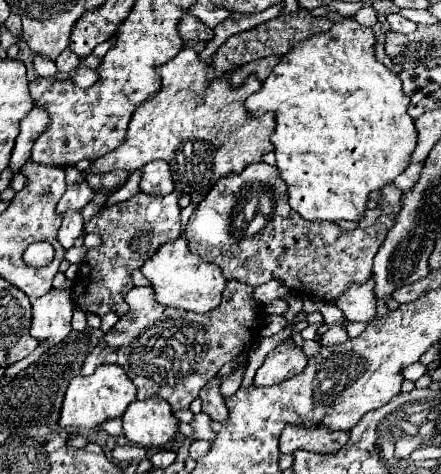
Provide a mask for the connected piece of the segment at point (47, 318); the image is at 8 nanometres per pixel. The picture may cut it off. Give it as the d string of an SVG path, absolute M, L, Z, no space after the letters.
M51 290L33 300L33 324L29 334L47 344L47 350L55 348L71 332L73 300L67 290Z

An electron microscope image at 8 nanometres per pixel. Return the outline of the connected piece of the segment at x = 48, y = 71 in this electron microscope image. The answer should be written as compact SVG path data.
M35 54L35 56L33 56L33 66L35 66L37 74L43 76L43 78L51 78L53 74L57 74L57 66L55 66L55 62L53 62L51 58L47 58L47 56Z

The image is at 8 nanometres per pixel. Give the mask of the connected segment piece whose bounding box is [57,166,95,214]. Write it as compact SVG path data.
M69 166L69 168L65 168L65 172L67 172L67 178L65 178L67 190L61 196L61 200L57 202L57 212L59 214L63 214L67 210L73 210L73 208L81 210L95 196L93 188L89 188L89 184L85 184L85 180L83 180L85 176L83 176L81 170L77 170L75 166Z

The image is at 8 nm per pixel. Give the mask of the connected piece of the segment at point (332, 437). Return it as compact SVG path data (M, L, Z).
M291 426L283 430L279 450L293 454L295 450L307 450L317 454L335 454L349 440L349 432L325 432L325 428L301 428Z

